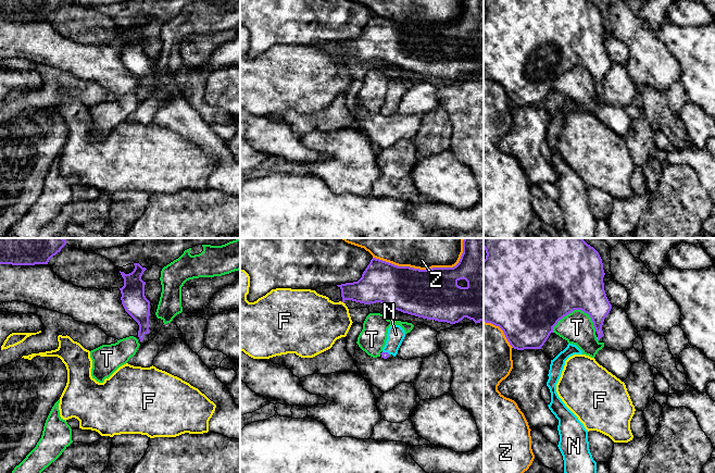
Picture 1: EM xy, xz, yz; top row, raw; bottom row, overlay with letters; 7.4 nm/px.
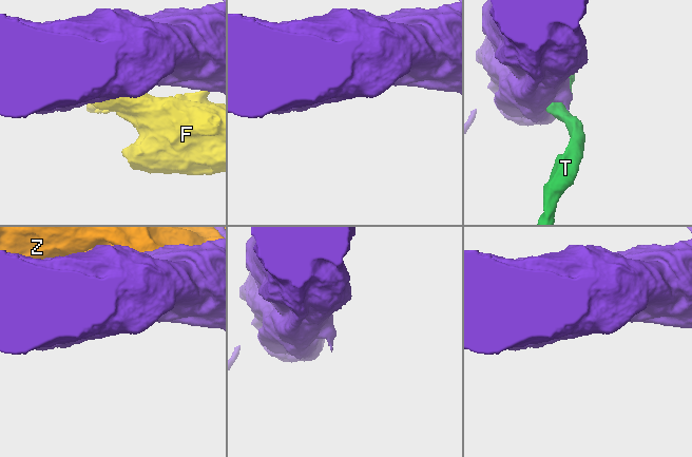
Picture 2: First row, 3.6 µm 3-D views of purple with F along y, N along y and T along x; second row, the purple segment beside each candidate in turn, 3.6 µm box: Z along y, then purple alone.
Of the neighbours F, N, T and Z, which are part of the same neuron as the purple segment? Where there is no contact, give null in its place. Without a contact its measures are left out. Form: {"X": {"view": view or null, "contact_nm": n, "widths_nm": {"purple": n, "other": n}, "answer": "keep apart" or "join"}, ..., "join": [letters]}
{"F": {"view": "xz", "contact_nm": 40, "widths_nm": {"purple": 220, "other": 380}, "answer": "keep apart"}, "N": {"view": "xz", "contact_nm": 60, "widths_nm": {"purple": 50, "other": 130}, "answer": "join"}, "T": {"view": "yz", "contact_nm": 320, "widths_nm": {"purple": 500, "other": 240}, "answer": "keep apart"}, "Z": {"view": "xz", "contact_nm": 700, "widths_nm": {"purple": 380, "other": 460}, "answer": "keep apart"}, "join": ["N"]}

